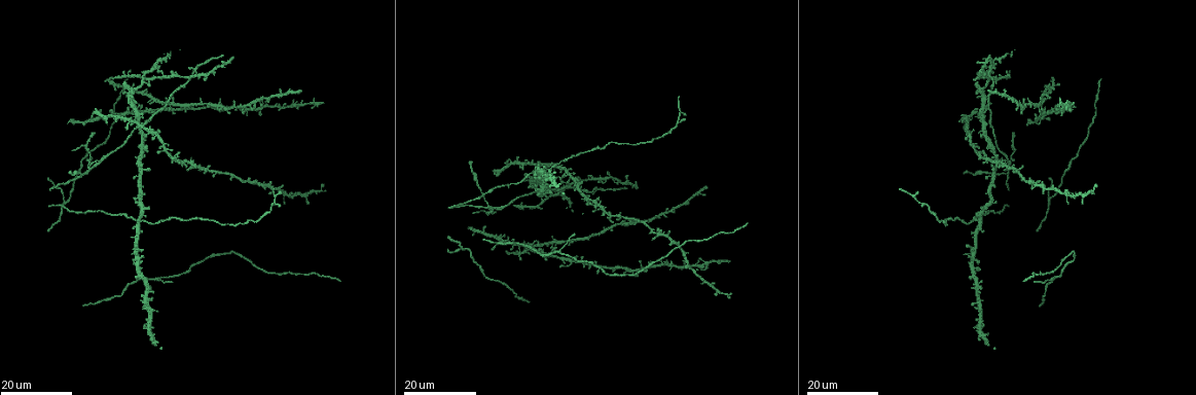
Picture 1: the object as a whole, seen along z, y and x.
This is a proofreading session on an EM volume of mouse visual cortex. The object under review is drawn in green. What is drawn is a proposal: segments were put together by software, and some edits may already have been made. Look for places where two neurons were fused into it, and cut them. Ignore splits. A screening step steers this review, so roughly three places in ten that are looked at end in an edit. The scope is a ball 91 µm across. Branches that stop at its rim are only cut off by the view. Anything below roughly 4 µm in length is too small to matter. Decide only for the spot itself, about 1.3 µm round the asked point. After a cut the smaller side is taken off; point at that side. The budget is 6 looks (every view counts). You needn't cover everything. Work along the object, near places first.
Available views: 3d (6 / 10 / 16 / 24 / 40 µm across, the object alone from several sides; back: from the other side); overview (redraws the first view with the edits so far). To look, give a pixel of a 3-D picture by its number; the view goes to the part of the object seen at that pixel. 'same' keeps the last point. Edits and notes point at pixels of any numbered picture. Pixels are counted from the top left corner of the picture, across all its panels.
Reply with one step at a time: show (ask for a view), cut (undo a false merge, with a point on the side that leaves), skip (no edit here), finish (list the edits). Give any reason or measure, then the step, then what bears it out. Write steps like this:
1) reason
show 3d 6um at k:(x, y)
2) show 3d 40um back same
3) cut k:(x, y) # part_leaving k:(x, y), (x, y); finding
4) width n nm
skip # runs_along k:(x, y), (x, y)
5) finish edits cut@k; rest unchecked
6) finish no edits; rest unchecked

arms part here
show 3d 24um at 1:(466, 249)

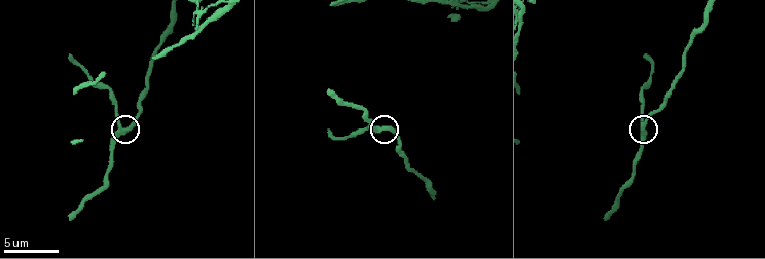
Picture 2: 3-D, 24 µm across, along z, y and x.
show 3d 10um at 2:(381, 129)

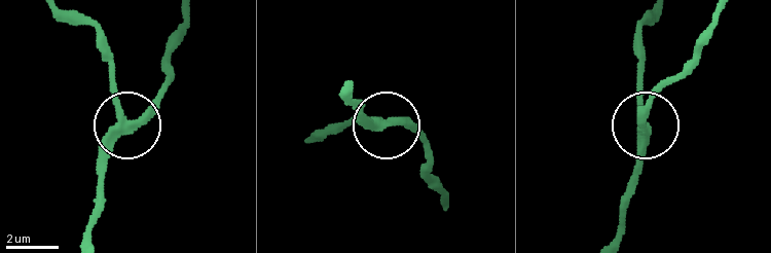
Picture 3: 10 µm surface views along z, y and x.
arms 3
skip # one neuron here

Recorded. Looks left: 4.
show 3d 24um at 1:(137, 220)

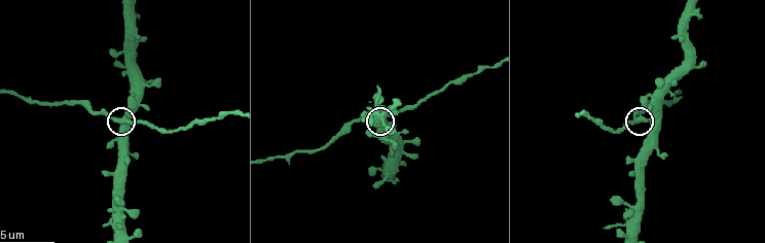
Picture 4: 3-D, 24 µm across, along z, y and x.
show 3d 10um at 4:(647, 120)

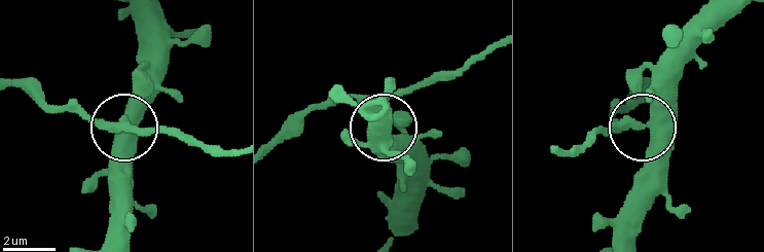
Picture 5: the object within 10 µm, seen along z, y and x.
cut 5:(133, 139) # a second neuron is stuck on

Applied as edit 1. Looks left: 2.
three arms meet
show 3d 16um at 1:(1067, 197)

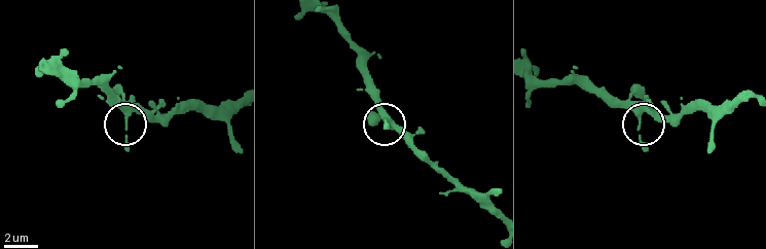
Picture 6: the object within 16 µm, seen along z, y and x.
show 3d 6um at 6:(636, 114)

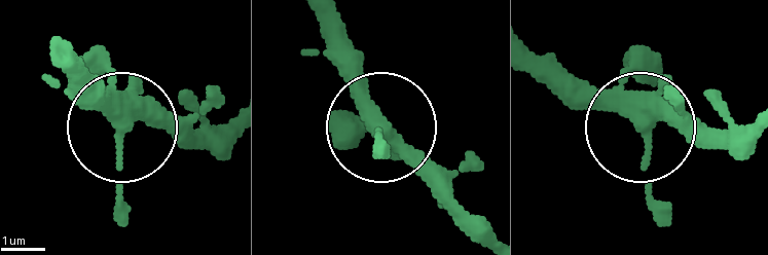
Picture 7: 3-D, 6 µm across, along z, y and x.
width 290 nm
skip # runs_along 7:(317, 22), (364, 121), (482, 239); all the same neuron

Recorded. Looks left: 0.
finish edits cut@5; rest unchecked

